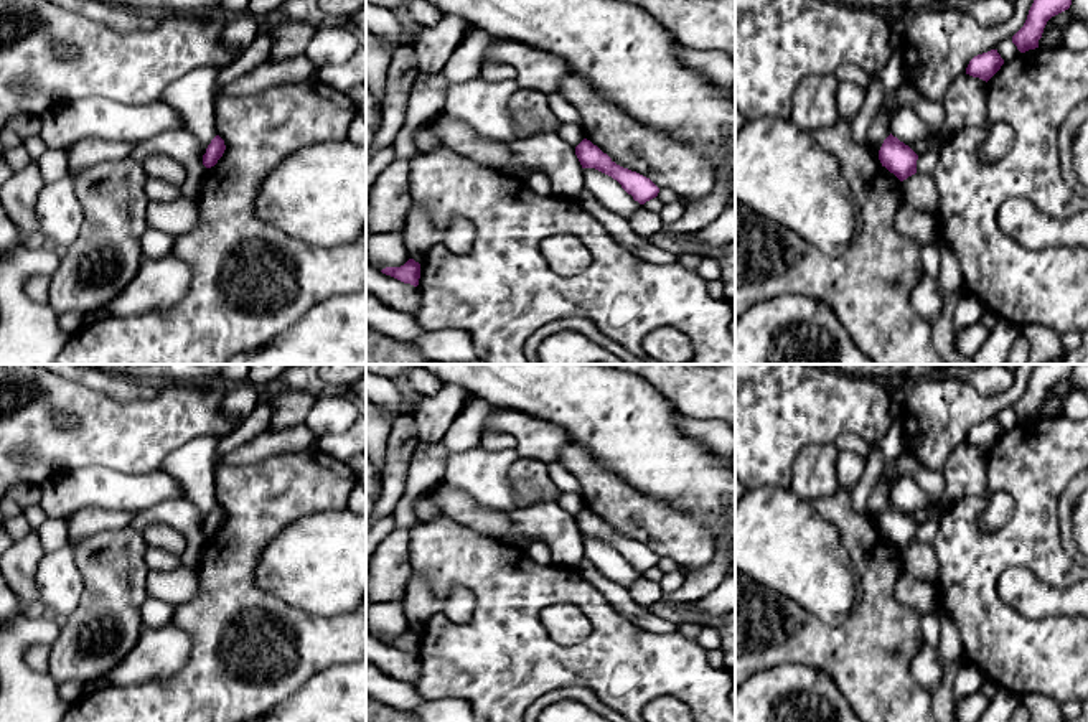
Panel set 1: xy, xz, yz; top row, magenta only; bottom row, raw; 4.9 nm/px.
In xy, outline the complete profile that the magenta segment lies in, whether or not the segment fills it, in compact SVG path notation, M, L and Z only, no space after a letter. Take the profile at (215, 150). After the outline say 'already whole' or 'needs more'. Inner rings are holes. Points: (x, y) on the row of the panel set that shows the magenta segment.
M216 135L208 145L206 153L203 155L203 165L206 168L214 166L218 160L223 157L224 150L226 150L224 140L219 135Z; already whole

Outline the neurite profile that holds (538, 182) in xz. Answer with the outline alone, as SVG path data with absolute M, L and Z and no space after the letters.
M534 171L526 178L528 186L536 191L537 195L549 195L551 186L549 186L549 178L542 171Z

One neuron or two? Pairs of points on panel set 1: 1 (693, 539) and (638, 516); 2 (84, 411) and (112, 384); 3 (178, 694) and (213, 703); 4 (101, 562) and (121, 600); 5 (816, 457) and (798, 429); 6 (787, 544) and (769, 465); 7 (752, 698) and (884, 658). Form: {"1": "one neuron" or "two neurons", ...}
{"1": "one neuron", "2": "two neurons", "3": "one neuron", "4": "one neuron", "5": "two neurons", "6": "two neurons", "7": "two neurons"}

